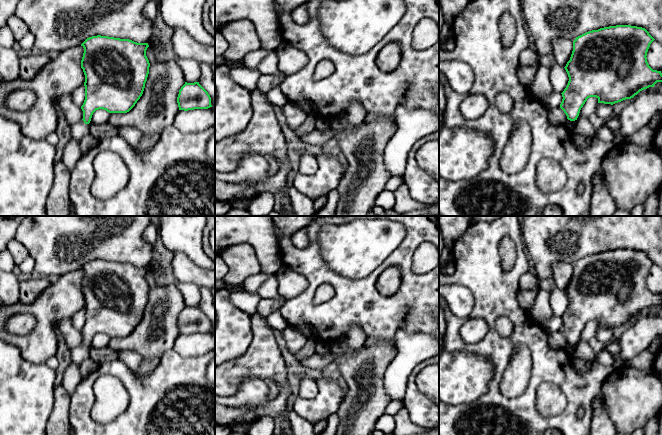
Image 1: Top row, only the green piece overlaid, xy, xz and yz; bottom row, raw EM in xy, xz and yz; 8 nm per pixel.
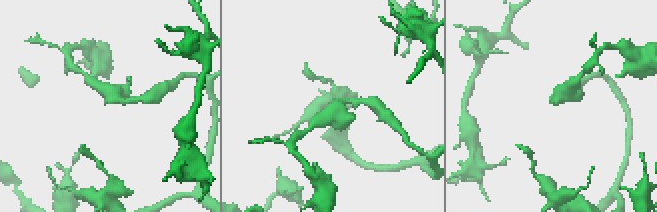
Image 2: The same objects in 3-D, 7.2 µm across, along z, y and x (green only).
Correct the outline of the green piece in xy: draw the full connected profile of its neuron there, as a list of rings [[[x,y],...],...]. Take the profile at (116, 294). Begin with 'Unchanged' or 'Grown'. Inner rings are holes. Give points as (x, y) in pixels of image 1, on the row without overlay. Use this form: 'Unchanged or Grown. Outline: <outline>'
Grown. Outline: [[[97,259],[87,262],[81,270],[84,272],[81,292],[85,299],[85,324],[81,330],[83,343],[71,350],[70,363],[73,364],[81,364],[90,358],[89,347],[96,334],[129,336],[143,318],[150,291],[146,280],[148,267]]]

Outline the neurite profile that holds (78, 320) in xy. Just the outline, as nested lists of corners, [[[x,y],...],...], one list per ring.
[[[82,308],[77,313],[75,313],[71,320],[72,320],[74,327],[77,330],[81,331],[85,324],[85,310],[84,310],[84,308]]]

